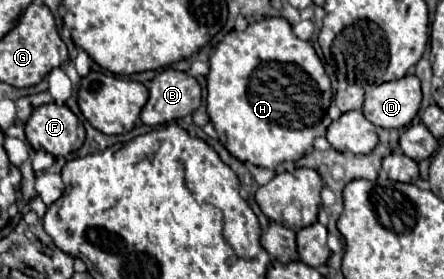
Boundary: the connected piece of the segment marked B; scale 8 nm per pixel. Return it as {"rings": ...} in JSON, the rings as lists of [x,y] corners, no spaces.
{"rings":[[[168,68],[150,82],[150,98],[140,118],[148,126],[168,124],[192,114],[200,106],[200,100],[202,92],[196,78]]]}

